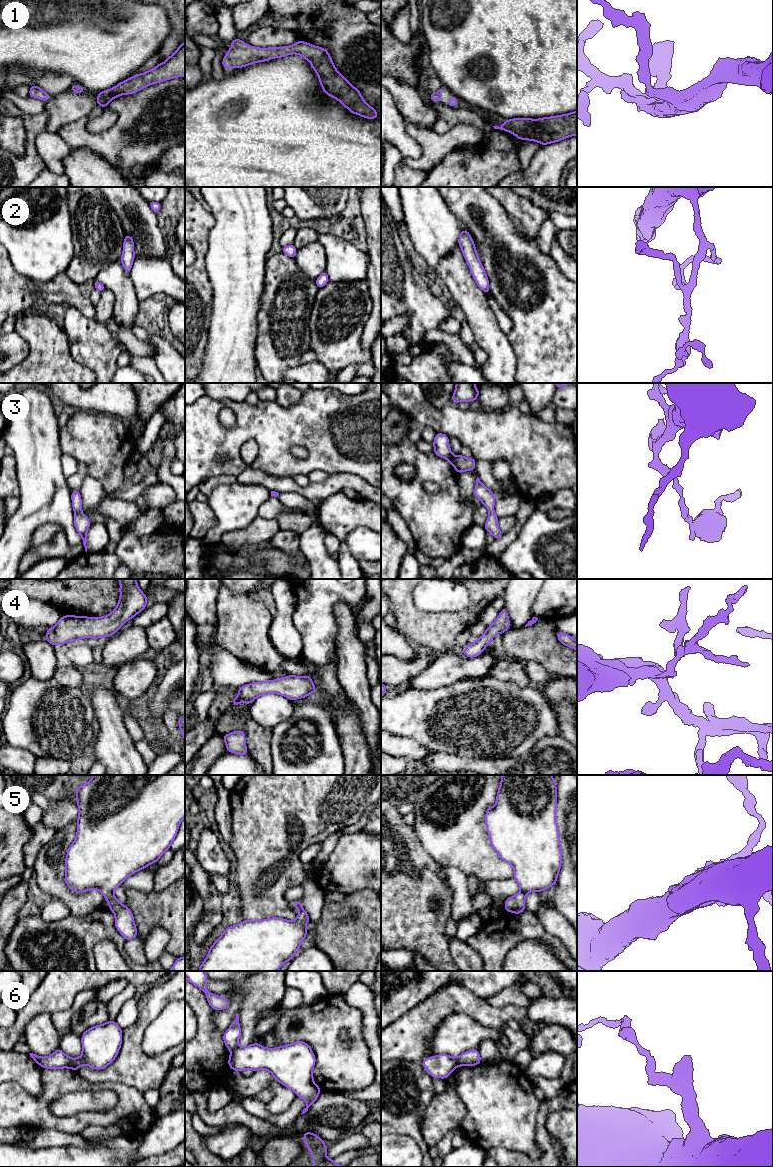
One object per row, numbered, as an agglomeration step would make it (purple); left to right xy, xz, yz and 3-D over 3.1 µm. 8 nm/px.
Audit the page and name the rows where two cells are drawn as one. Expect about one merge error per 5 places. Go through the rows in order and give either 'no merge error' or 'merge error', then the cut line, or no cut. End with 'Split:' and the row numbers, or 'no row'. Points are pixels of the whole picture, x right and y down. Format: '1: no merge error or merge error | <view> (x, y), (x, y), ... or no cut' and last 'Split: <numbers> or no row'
1: no merge error | no cut
2: no merge error | no cut
3: no merge error | no cut
4: no merge error | no cut
5: no merge error | no cut
6: merge error | yz (458, 1057), (456, 1065)
Split: 6

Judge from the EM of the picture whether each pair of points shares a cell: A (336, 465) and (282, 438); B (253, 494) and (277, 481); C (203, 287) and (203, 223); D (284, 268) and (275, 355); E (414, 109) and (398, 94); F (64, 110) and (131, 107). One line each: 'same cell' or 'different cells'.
A: same cell
B: different cells
C: same cell
D: same cell
E: same cell
F: different cells

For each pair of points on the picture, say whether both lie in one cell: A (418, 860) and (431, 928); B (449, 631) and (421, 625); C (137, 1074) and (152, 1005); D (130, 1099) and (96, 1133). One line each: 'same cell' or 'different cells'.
A: same cell
B: same cell
C: same cell
D: different cells

